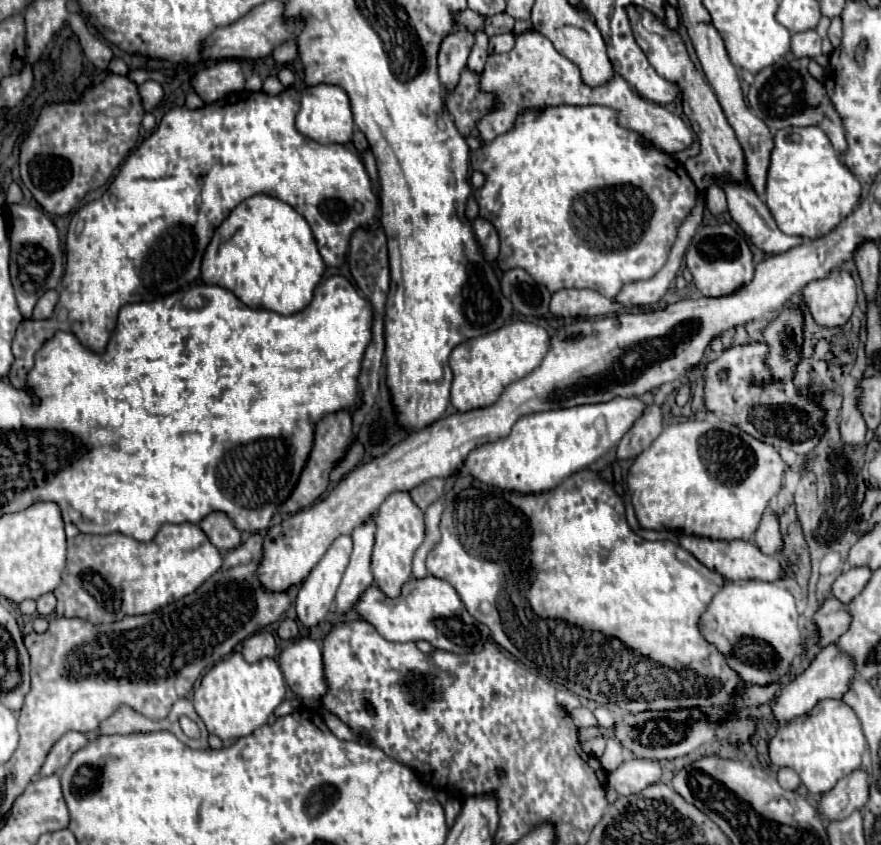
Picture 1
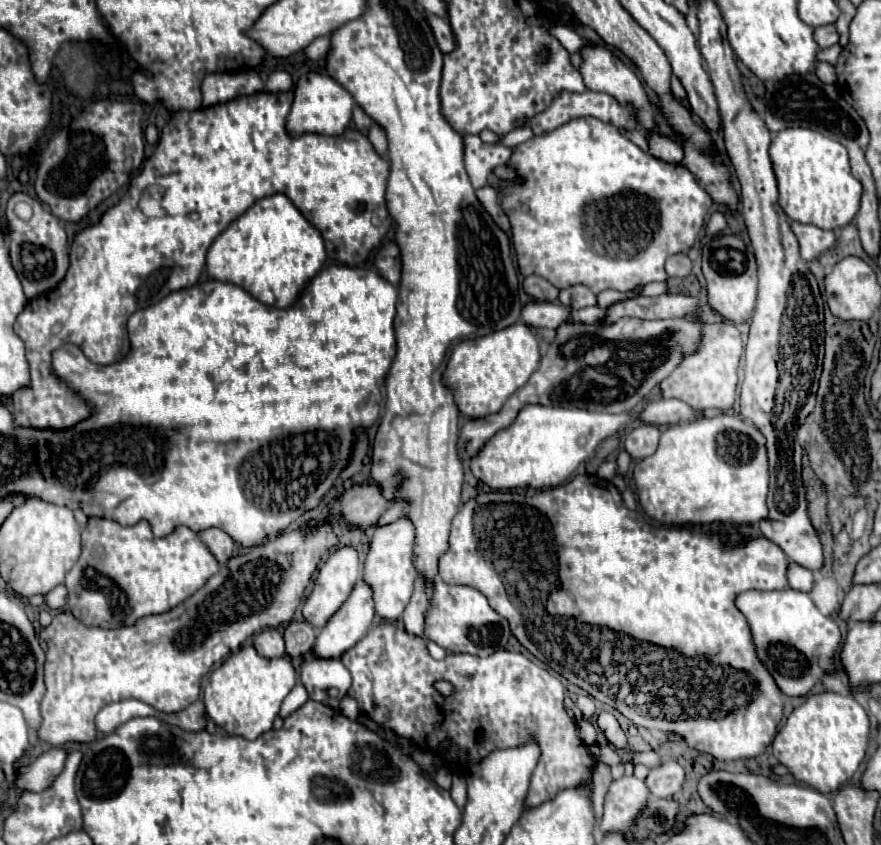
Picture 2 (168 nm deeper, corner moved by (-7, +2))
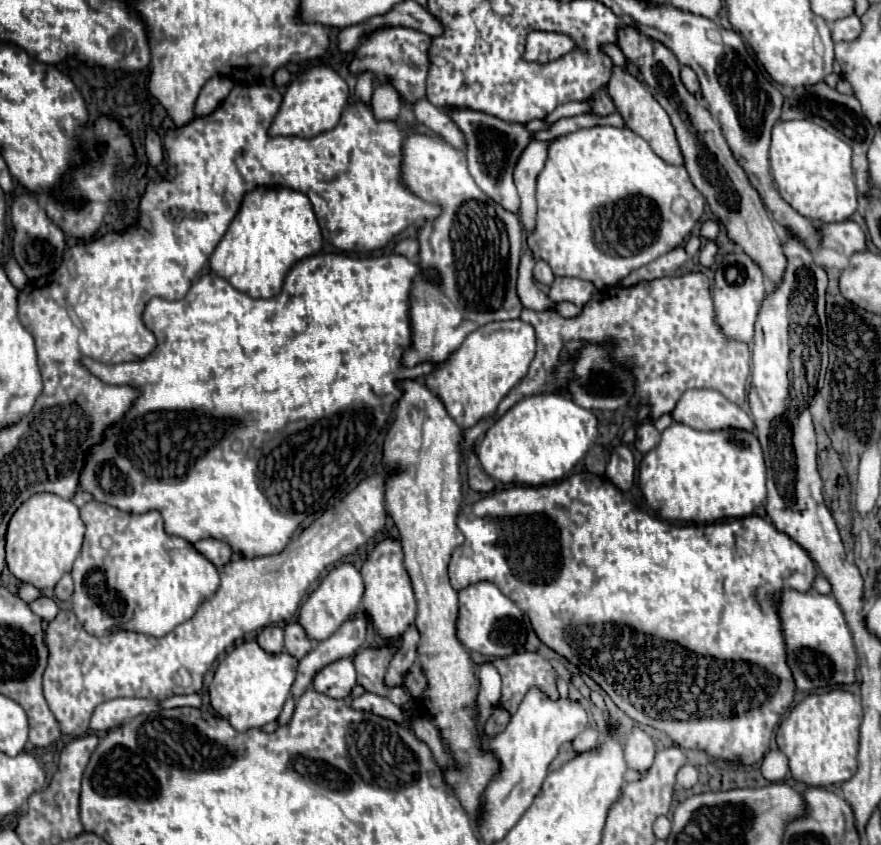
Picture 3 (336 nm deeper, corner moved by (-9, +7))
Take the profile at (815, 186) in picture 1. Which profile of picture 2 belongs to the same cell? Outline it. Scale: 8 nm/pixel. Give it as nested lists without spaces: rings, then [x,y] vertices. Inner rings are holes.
[[[784,129],[772,139],[770,159],[778,181],[780,207],[790,219],[834,231],[848,225],[858,213],[862,185],[852,177],[848,153],[838,141],[812,129]]]

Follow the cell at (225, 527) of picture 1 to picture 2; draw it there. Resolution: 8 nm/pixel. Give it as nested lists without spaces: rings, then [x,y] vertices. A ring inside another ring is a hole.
[[[210,527],[210,529],[204,529],[200,531],[200,539],[204,541],[204,545],[212,551],[212,555],[220,561],[220,563],[226,563],[230,557],[232,557],[232,551],[234,551],[234,539],[224,533],[222,529],[216,529],[216,527]]]

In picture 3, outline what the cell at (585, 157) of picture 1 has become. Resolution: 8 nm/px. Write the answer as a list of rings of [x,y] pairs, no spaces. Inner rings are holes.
[[[594,126],[594,128],[582,128],[578,132],[572,132],[572,134],[566,134],[566,136],[560,136],[552,142],[550,150],[548,150],[548,160],[546,160],[546,166],[544,170],[540,172],[538,176],[538,188],[536,188],[536,198],[538,198],[538,226],[532,234],[528,234],[528,248],[532,248],[536,260],[546,260],[554,272],[554,276],[574,276],[574,278],[580,278],[580,280],[588,280],[592,282],[596,288],[606,288],[606,286],[614,286],[618,284],[622,278],[626,278],[632,270],[636,268],[642,268],[644,264],[650,264],[654,262],[658,256],[674,250],[676,246],[680,246],[690,230],[696,226],[696,222],[700,220],[702,212],[704,212],[704,196],[696,190],[696,186],[692,184],[686,168],[682,166],[672,166],[672,164],[666,164],[662,158],[658,158],[654,154],[654,150],[650,148],[650,144],[640,138],[638,134],[634,134],[632,130],[628,128],[612,128],[612,126]],[[678,198],[684,198],[684,210],[678,212],[674,208],[674,202]]]

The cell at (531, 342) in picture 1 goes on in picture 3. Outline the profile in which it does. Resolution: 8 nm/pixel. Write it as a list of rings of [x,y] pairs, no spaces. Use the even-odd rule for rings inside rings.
[[[522,320],[492,322],[468,334],[448,360],[426,376],[424,384],[442,400],[446,412],[460,428],[470,428],[480,418],[488,418],[496,412],[500,400],[526,376],[534,354],[536,340],[530,324]]]

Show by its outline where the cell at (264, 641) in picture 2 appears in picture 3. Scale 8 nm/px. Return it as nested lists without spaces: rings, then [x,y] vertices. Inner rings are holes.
[[[268,626],[268,628],[262,628],[258,632],[258,644],[262,650],[266,652],[272,652],[272,654],[278,654],[278,652],[284,652],[284,630],[278,628],[278,626]]]

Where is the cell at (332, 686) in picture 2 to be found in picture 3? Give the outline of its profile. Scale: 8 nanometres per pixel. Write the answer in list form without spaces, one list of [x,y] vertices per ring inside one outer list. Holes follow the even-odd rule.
[[[348,658],[322,668],[314,678],[314,690],[330,698],[346,698],[356,686],[356,668]]]

